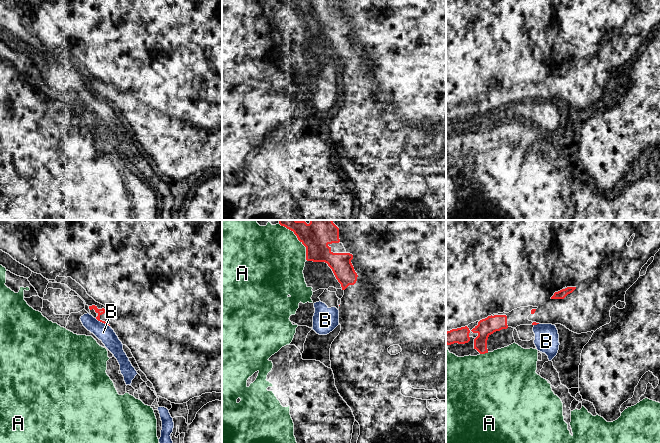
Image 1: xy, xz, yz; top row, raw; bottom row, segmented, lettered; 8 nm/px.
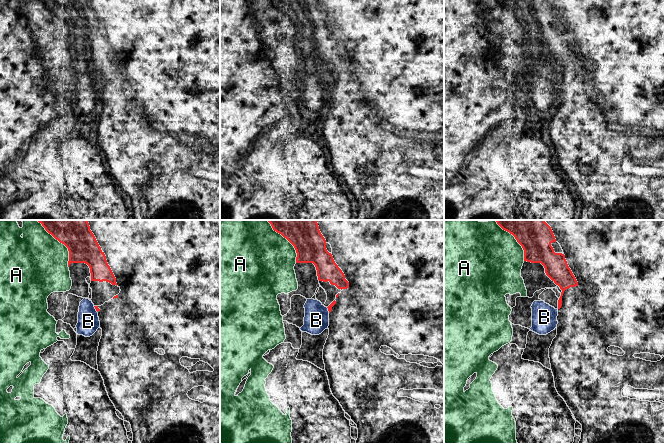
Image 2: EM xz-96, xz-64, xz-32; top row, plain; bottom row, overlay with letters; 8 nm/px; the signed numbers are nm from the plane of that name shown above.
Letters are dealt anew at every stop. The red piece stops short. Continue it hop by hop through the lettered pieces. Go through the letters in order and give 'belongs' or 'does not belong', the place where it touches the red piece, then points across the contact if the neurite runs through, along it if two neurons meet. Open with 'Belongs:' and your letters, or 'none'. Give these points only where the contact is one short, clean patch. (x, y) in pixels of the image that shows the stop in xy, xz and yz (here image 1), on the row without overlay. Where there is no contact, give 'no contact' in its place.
Belongs: none
A: does not belong; contact xz (298, 15)
B: does not belong; contact xy (102, 98); border xy (95, 94), (109, 102)

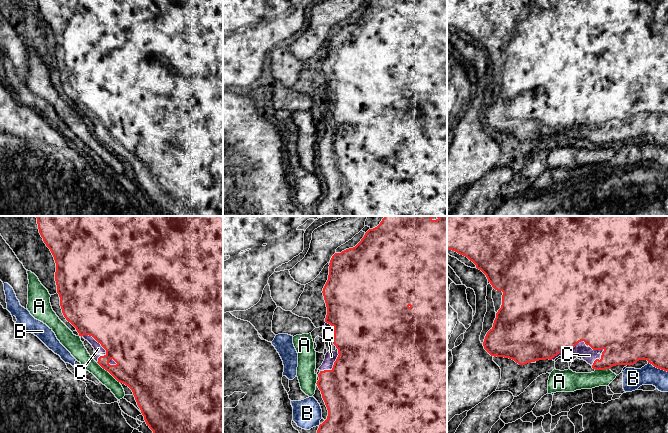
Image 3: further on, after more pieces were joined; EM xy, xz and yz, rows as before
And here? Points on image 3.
Belongs: C
A: does not belong; contact xy (108, 147)
B: does not belong; contact yz (658, 144)
C: belongs; contact yz (568, 127)

